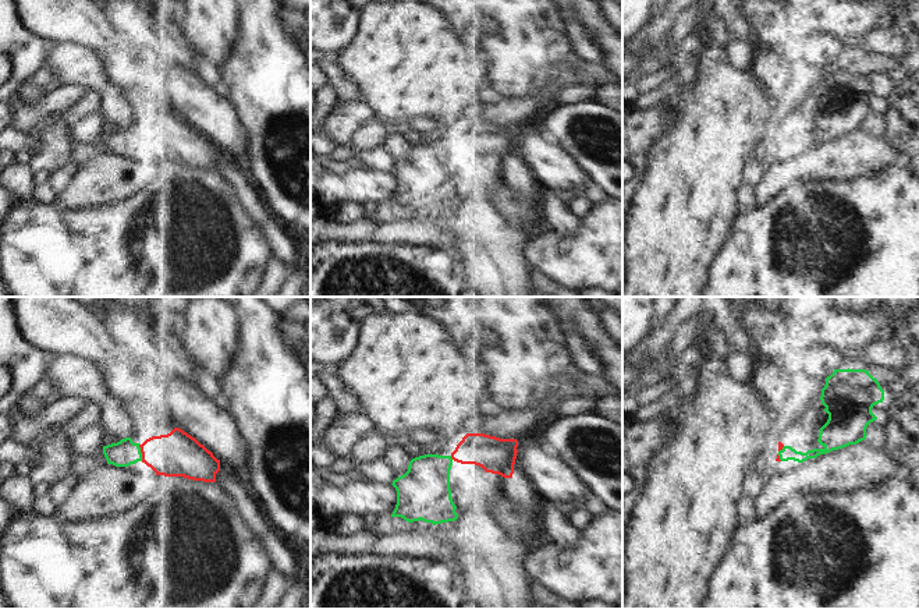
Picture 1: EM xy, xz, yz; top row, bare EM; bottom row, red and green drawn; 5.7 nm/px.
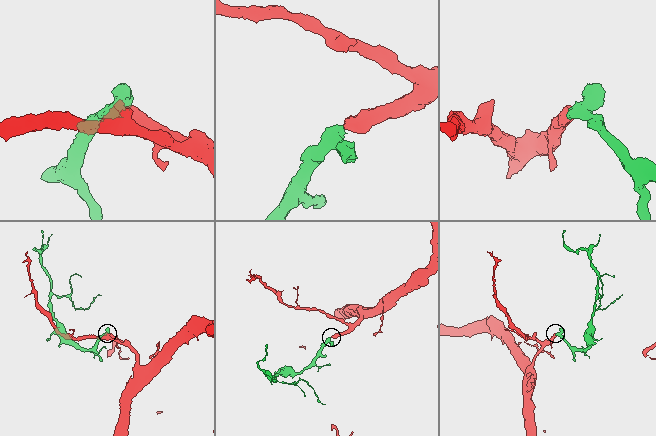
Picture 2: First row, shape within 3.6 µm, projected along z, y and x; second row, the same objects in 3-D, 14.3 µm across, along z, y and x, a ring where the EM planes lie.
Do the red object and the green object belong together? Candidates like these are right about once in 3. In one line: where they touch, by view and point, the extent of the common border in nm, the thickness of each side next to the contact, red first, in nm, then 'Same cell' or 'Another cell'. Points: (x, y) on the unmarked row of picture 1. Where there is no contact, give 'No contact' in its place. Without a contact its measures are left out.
Touches red at xy (142, 141). Shared border 100 nm. Thickness 260 nm (red) against 150 nm. Same cell.

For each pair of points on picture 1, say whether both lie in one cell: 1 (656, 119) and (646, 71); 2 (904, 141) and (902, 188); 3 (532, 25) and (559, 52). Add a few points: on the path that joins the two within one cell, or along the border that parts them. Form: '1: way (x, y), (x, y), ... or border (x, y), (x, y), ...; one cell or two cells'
1: border (645, 82), (652, 89); two cells
2: border (900, 162), (904, 163); two cells
3: way (539, 32), (552, 45); one cell

